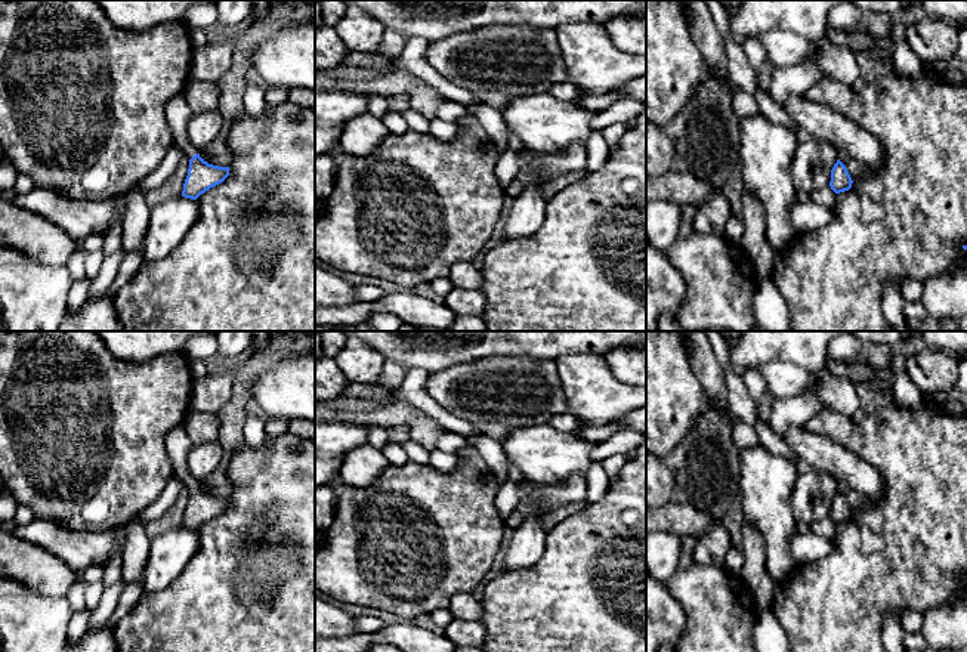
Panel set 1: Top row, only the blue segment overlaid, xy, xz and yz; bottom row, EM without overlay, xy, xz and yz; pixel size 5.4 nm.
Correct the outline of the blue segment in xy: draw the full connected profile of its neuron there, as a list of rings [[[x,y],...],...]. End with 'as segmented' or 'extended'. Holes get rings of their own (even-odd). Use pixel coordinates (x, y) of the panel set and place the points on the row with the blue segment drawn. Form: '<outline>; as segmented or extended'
[[[183,92],[167,102],[166,118],[173,133],[174,145],[182,149],[183,155],[191,158],[182,197],[197,200],[210,188],[222,183],[229,176],[229,167],[208,164],[200,157],[186,136],[186,126],[191,117],[192,111]]]; extended

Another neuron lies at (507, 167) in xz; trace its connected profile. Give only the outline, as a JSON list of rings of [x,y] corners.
[[[507,148],[501,155],[498,155],[494,172],[504,191],[515,179],[518,179],[525,152],[525,149],[515,151]]]

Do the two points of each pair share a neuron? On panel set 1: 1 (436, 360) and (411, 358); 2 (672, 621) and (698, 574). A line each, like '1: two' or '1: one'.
1: one
2: two

